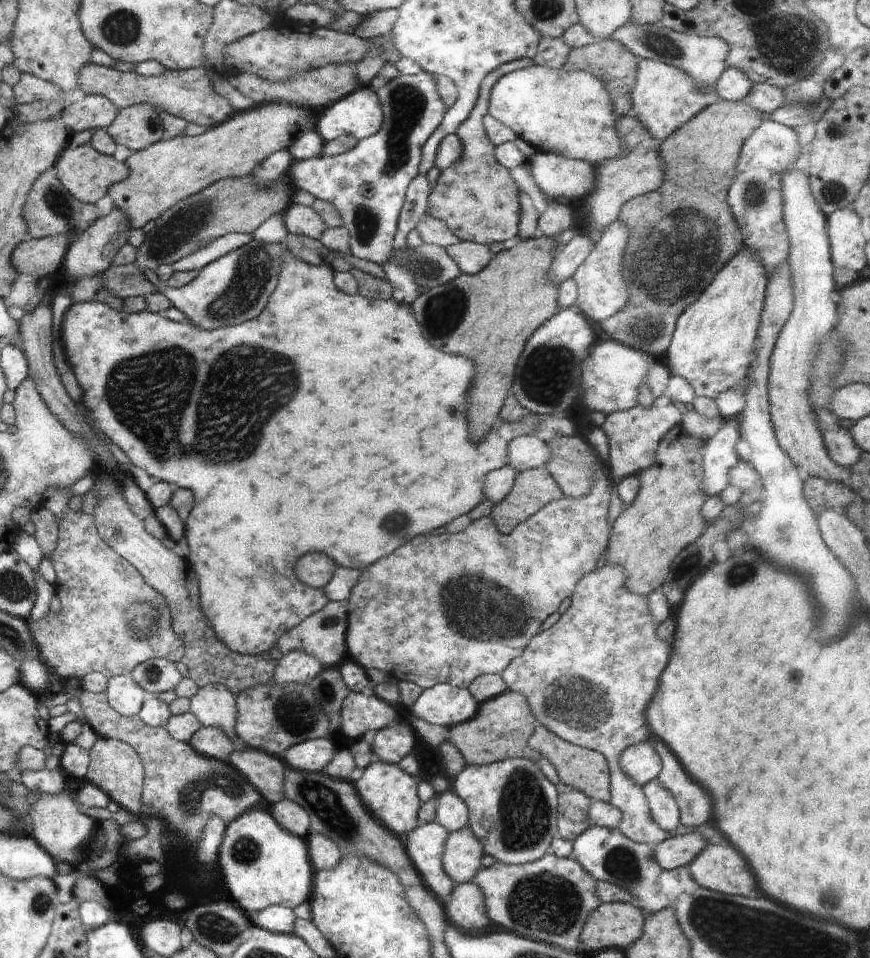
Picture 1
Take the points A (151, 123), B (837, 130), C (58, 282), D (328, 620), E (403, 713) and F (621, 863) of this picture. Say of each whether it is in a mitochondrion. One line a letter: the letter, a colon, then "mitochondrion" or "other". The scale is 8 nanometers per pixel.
A: mitochondrion
B: mitochondrion
C: other
D: mitochondrion
E: other
F: mitochondrion

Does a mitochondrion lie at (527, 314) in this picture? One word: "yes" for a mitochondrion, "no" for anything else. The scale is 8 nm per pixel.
no

